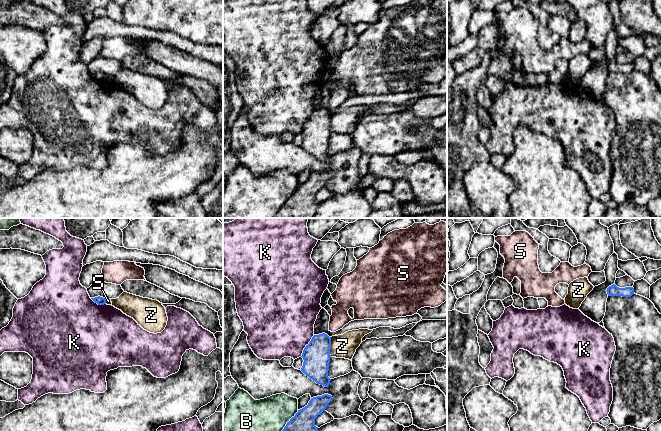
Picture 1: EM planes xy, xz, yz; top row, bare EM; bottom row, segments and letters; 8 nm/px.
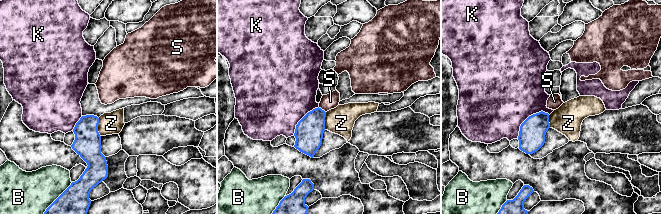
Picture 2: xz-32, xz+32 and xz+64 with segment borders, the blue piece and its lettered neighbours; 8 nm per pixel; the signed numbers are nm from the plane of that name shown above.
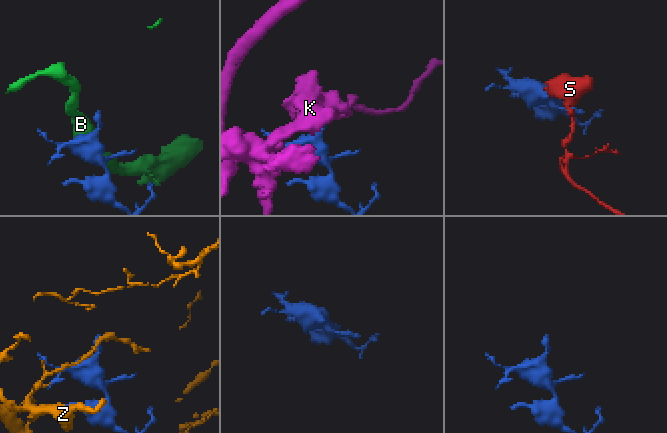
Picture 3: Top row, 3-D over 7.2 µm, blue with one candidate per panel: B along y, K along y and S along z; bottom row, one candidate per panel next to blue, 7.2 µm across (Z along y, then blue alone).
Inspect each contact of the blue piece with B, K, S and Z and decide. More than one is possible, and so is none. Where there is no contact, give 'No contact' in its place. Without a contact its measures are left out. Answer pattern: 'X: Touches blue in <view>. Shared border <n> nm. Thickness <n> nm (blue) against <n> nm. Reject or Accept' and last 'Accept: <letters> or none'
B: Touches blue in xz. Shared border 220 nm. Thickness 180 nm (blue) against 280 nm. Reject
K: Touches blue in xz. Shared border 200 nm. Thickness 220 nm (blue) against 480 nm. Reject
S: Touches blue in xy. Shared border 40 nm. Thickness 70 nm (blue) against 50 nm. Reject
Z: Touches blue in xz. Shared border 160 nm. Thickness 220 nm (blue) against 190 nm. Reject
Accept: none

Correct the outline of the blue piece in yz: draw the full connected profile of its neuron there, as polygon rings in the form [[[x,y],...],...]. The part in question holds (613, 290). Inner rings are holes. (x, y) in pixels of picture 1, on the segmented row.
[[[615,284],[607,288],[608,296],[622,296],[622,297],[631,297],[634,294],[633,287],[619,288]]]

